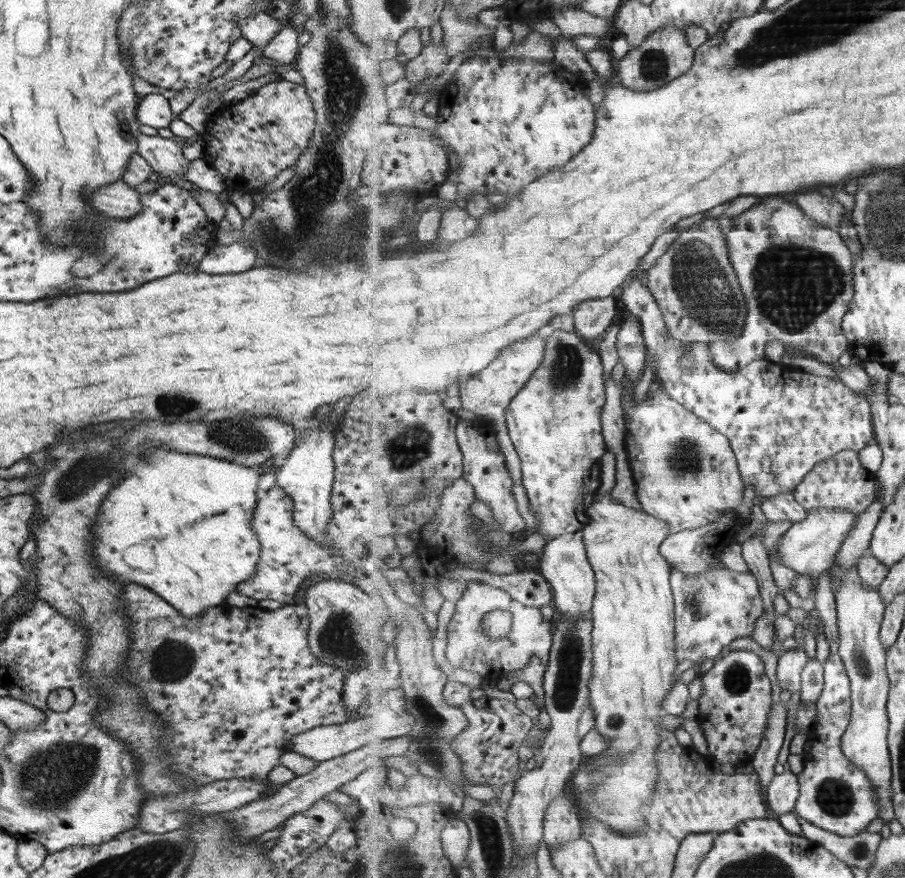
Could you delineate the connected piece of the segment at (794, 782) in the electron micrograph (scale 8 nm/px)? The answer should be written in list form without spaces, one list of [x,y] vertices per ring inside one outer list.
[[[790,770],[783,771],[773,778],[768,786],[767,803],[772,814],[778,817],[796,810],[800,797],[800,779]]]

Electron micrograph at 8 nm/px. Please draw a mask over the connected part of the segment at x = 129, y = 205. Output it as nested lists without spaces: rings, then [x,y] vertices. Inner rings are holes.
[[[122,179],[96,188],[88,196],[88,204],[102,216],[110,219],[126,219],[141,210],[139,193],[125,184]]]

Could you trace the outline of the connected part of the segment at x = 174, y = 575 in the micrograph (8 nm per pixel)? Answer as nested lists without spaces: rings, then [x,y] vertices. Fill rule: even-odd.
[[[151,447],[147,454],[131,468],[127,478],[119,481],[117,486],[105,496],[105,500],[98,506],[95,518],[90,526],[90,532],[96,540],[92,544],[92,553],[90,557],[94,564],[104,570],[110,578],[116,582],[135,583],[153,591],[153,594],[160,596],[165,602],[168,602],[175,610],[179,611],[184,617],[191,618],[204,613],[206,608],[220,605],[225,602],[224,598],[233,591],[237,583],[246,581],[253,576],[257,559],[259,558],[259,545],[250,526],[254,506],[256,505],[257,480],[260,471],[255,468],[239,466],[234,462],[211,458],[210,456],[201,456],[196,454],[180,453],[179,451],[169,450],[164,447]]]

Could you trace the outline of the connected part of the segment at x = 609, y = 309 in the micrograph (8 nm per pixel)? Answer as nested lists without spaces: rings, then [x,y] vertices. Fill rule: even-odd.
[[[617,297],[593,299],[582,302],[574,310],[574,328],[582,338],[597,338],[615,322],[617,316]]]

